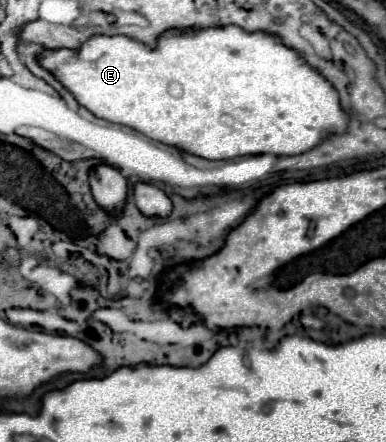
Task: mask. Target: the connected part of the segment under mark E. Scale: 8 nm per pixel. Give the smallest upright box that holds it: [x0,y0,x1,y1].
[36,24,350,160]

